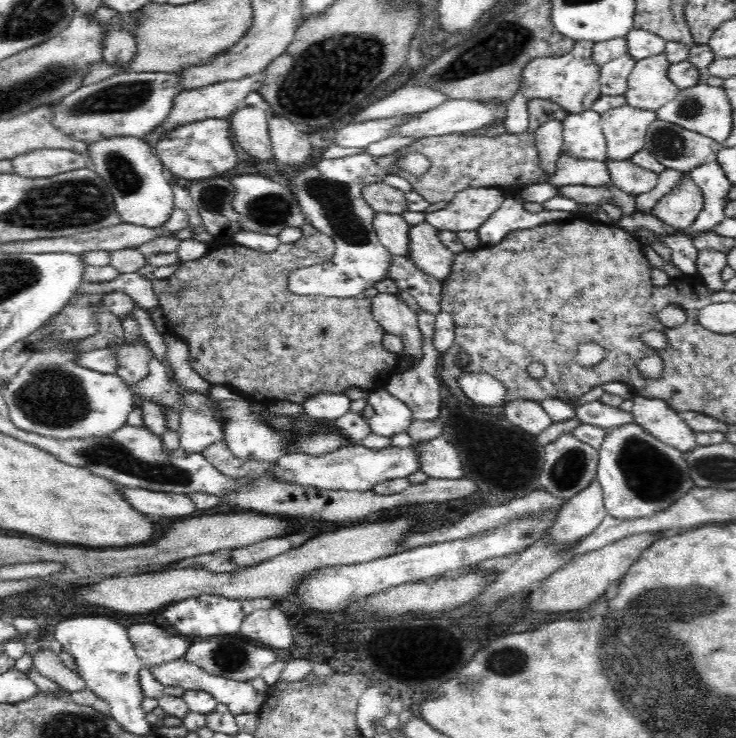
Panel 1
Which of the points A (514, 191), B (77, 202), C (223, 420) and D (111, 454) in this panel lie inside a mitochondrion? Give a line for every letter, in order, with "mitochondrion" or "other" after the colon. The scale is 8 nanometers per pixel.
A: other
B: mitochondrion
C: other
D: mitochondrion

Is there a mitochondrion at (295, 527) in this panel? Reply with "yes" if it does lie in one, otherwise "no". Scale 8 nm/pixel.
no

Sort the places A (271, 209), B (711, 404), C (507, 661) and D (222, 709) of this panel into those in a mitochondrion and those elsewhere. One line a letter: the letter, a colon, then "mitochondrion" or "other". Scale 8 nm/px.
A: mitochondrion
B: other
C: mitochondrion
D: other

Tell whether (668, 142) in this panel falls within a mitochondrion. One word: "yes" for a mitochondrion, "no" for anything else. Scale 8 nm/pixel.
yes

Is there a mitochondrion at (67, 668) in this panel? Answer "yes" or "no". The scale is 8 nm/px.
no

